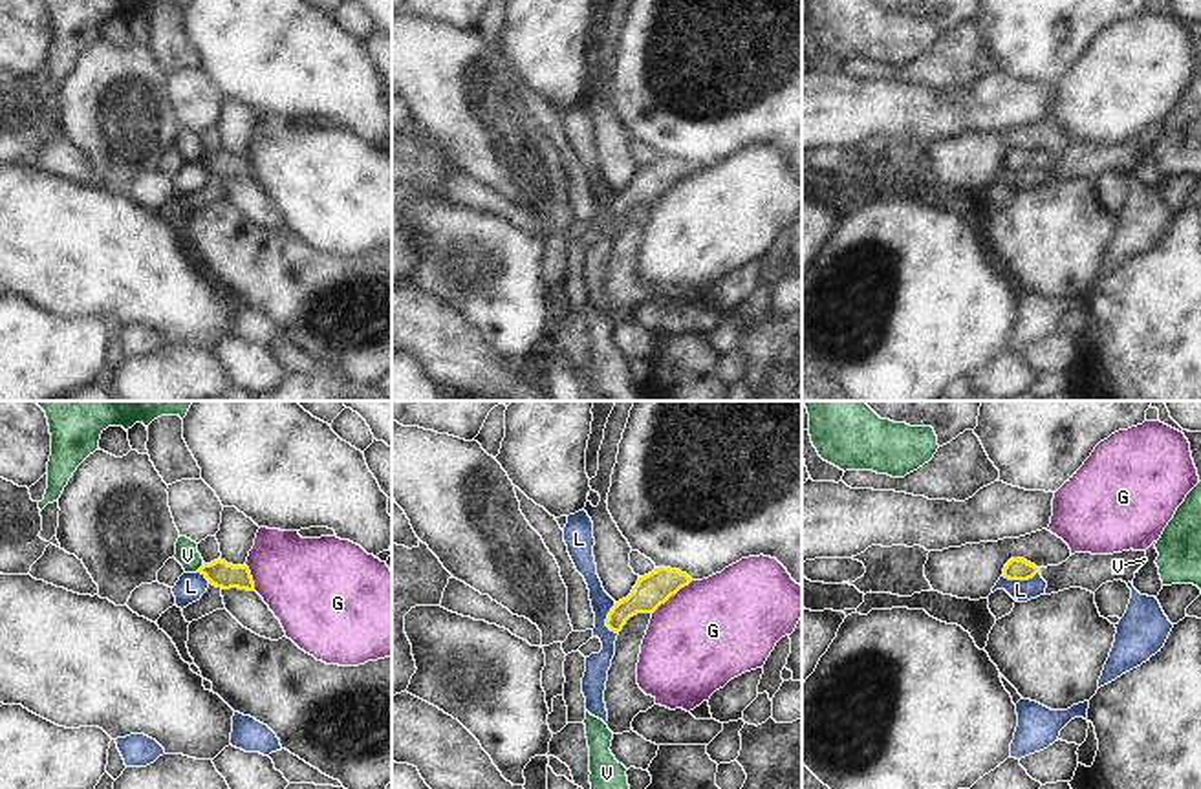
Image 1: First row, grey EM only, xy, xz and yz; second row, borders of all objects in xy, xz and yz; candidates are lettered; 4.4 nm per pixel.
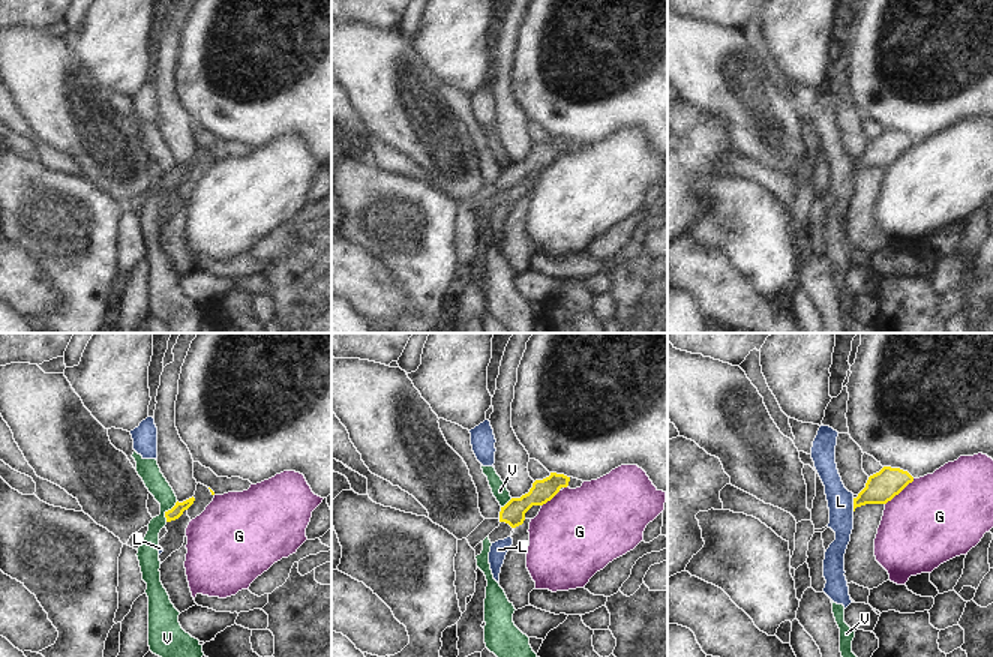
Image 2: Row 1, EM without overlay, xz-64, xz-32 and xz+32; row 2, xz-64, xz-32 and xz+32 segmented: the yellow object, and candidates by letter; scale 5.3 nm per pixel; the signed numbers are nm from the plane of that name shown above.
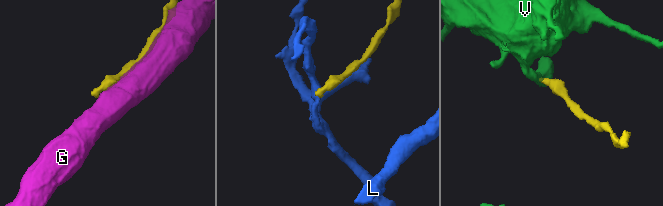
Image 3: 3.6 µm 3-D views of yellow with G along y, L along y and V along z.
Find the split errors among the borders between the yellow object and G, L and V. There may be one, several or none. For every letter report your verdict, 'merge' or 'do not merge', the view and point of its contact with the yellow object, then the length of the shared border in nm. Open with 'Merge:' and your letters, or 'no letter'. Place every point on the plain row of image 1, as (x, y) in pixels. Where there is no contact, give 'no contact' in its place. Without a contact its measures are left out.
Merge: no letter
G: do not merge; contact xz (672, 183); length 240 nm
L: do not merge; contact yz (1020, 169); length 160 nm
V: do not merge; contact xy (202, 156); length 50 nm

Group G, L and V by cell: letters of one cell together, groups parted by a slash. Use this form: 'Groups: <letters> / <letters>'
Groups: G / L / V

